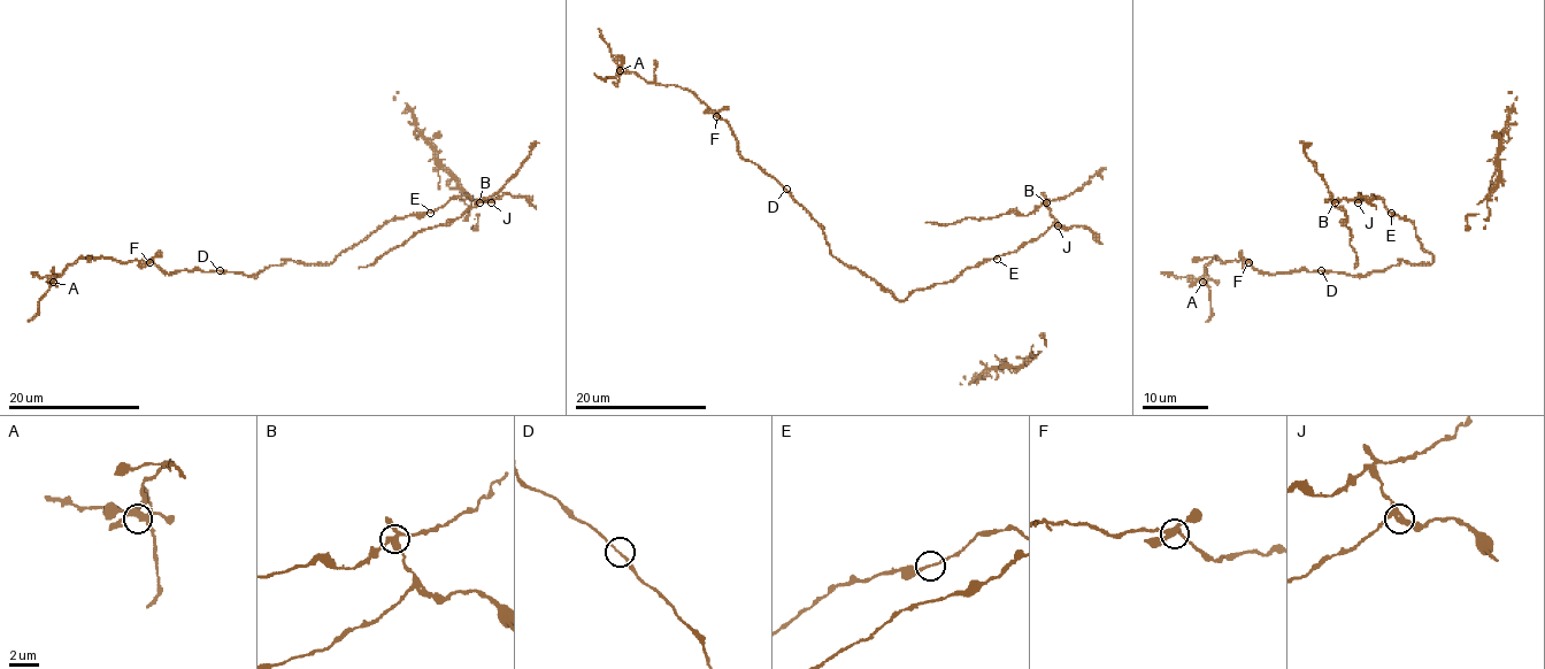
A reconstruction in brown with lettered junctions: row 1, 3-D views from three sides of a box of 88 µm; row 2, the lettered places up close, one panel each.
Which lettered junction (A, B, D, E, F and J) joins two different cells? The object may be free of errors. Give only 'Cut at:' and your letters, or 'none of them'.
Cut at: B

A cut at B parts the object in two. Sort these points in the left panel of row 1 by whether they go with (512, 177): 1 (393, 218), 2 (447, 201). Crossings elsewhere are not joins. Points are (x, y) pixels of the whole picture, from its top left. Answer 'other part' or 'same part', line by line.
1: other part
2: other part

